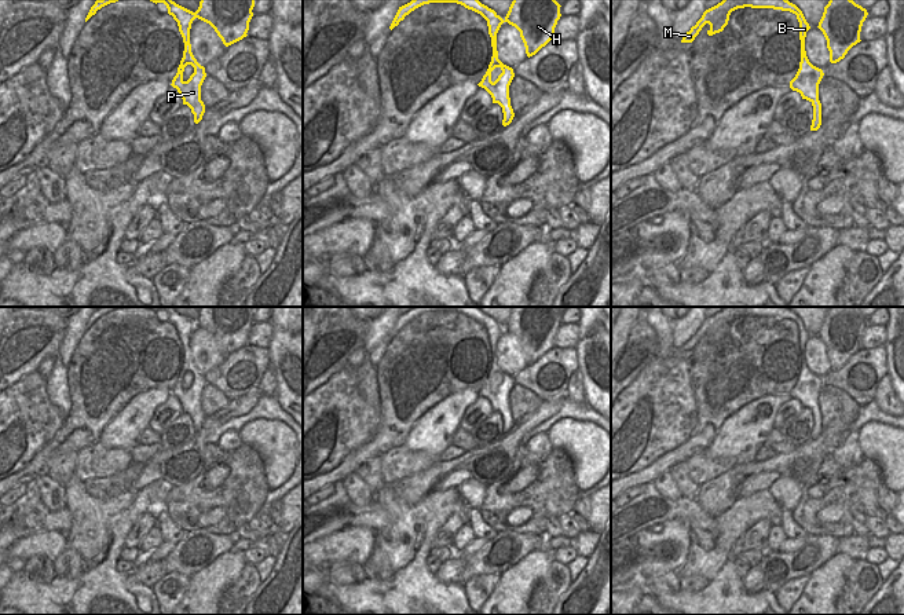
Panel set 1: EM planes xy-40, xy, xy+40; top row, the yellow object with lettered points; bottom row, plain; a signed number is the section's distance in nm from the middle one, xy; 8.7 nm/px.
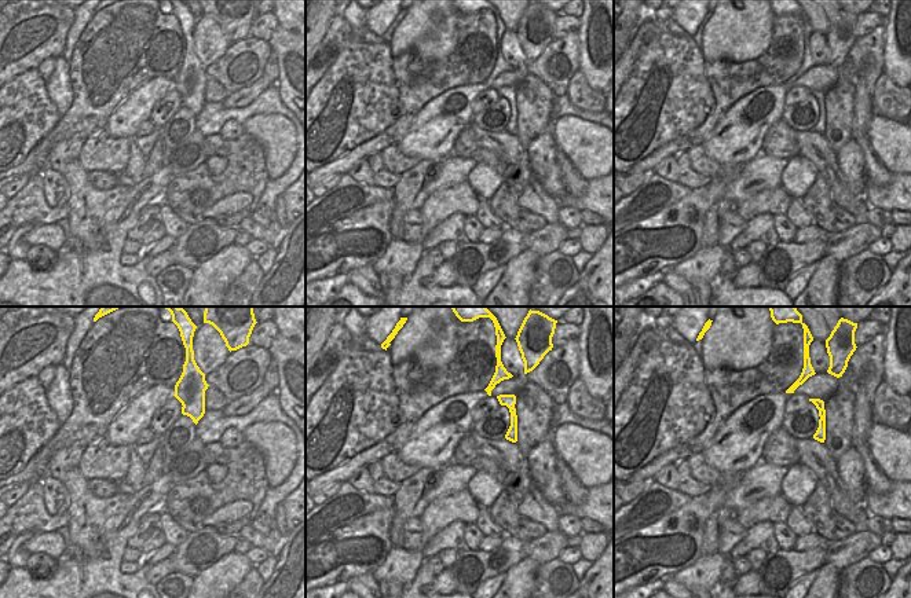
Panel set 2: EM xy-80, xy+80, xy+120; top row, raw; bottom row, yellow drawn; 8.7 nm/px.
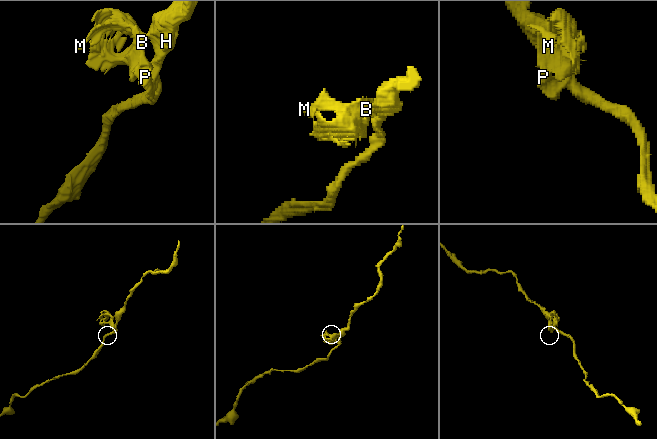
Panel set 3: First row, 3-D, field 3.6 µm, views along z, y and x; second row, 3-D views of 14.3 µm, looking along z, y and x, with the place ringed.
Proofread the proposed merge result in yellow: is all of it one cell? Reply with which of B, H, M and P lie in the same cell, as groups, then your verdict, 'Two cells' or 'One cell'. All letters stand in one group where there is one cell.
Groups: B M P / H. Two cells.

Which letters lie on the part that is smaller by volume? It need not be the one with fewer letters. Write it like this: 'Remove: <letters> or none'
Remove: B, M, P

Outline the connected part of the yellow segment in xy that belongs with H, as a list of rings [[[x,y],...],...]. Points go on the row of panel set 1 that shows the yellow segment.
[[[513,0],[505,22],[520,32],[527,56],[535,55],[555,34],[560,19],[560,4],[556,0]]]

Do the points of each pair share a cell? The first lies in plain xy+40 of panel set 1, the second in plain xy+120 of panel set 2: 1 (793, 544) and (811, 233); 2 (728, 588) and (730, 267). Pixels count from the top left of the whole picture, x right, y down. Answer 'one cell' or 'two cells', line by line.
1: one cell
2: two cells

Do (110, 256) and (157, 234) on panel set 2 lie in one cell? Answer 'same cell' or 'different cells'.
different cells

